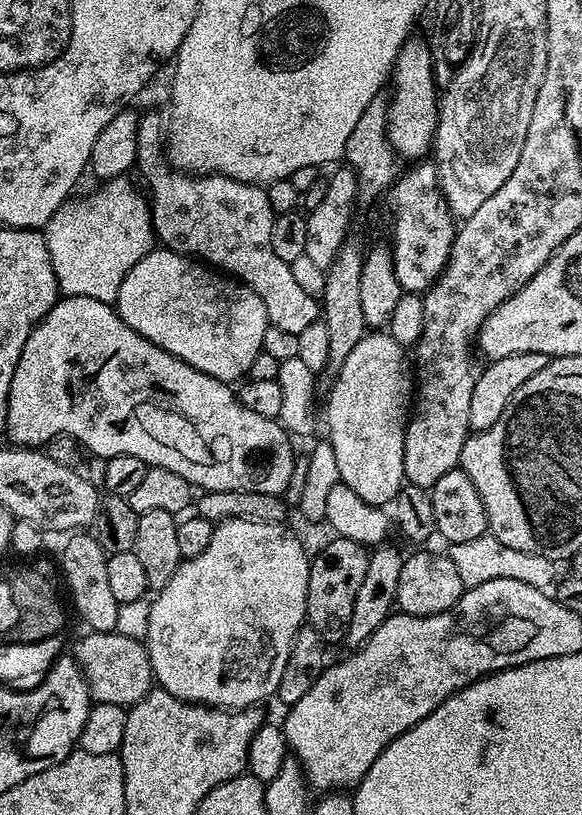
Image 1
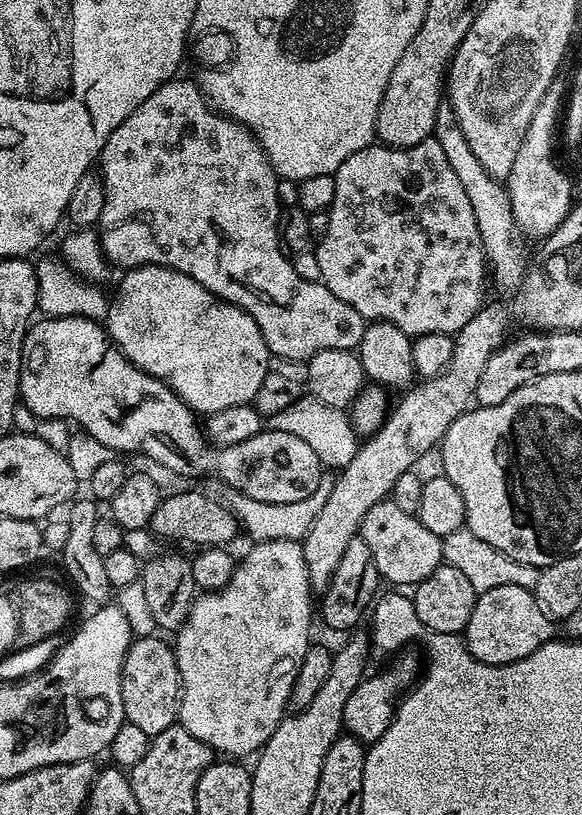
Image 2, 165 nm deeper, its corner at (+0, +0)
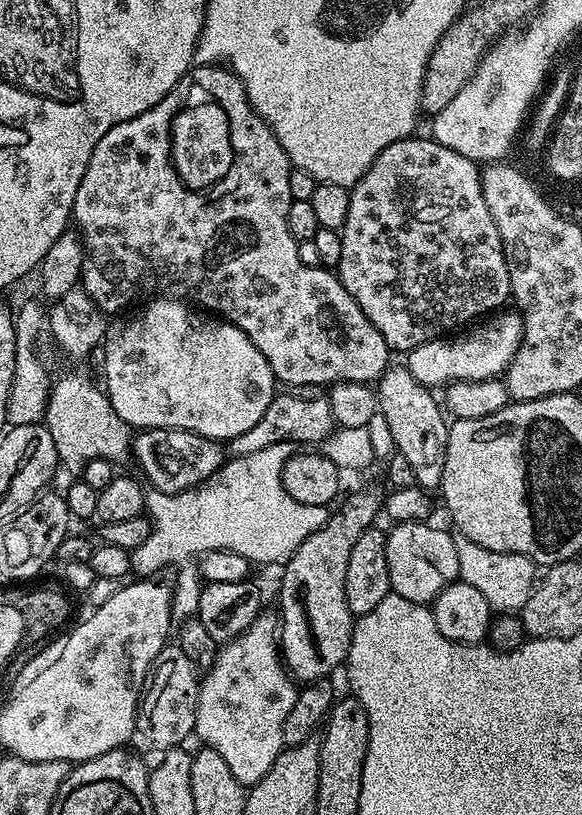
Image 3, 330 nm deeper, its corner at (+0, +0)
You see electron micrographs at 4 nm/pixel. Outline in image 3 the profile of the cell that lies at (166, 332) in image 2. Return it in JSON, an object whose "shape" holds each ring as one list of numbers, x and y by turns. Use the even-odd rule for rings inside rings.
{"shape":[[152,298,144,306,129,320,109,323,102,341,103,387,118,418,132,430,177,428,221,442,230,442,256,425,278,392,276,375,270,370,270,362,262,358,262,350,258,350,238,326,223,318,213,318,183,300]]}

